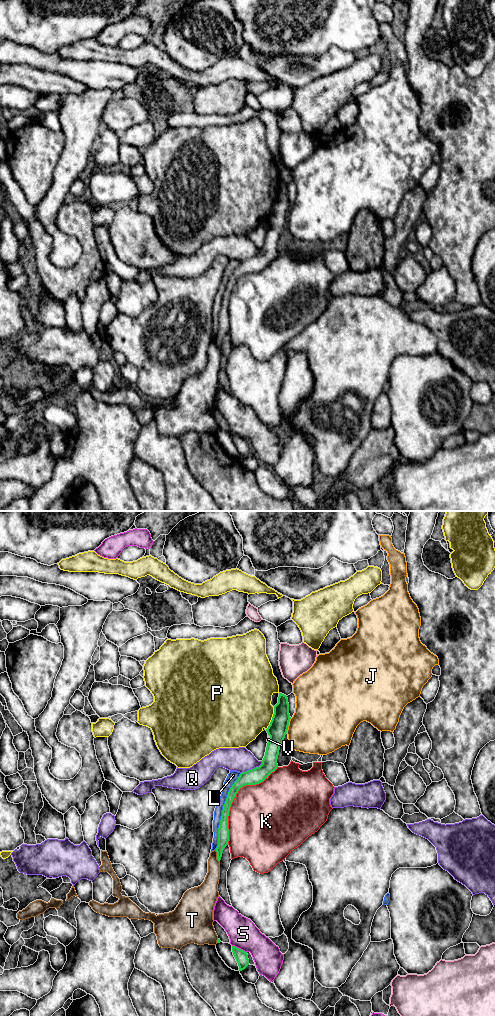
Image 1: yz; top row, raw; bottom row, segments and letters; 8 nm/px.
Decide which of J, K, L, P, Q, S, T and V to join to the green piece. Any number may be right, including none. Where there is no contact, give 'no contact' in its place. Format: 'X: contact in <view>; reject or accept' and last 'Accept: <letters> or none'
J: contact in yz; reject
K: contact in yz; reject
L: contact in yz; reject
P: contact in yz; reject
Q: contact in yz; reject
S: contact in yz; reject
T: contact in yz; reject
V: contact in yz; reject
Accept: none

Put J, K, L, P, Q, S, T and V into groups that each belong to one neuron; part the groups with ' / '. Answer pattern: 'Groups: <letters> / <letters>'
Groups: J / K / L / P T / Q / S / V

